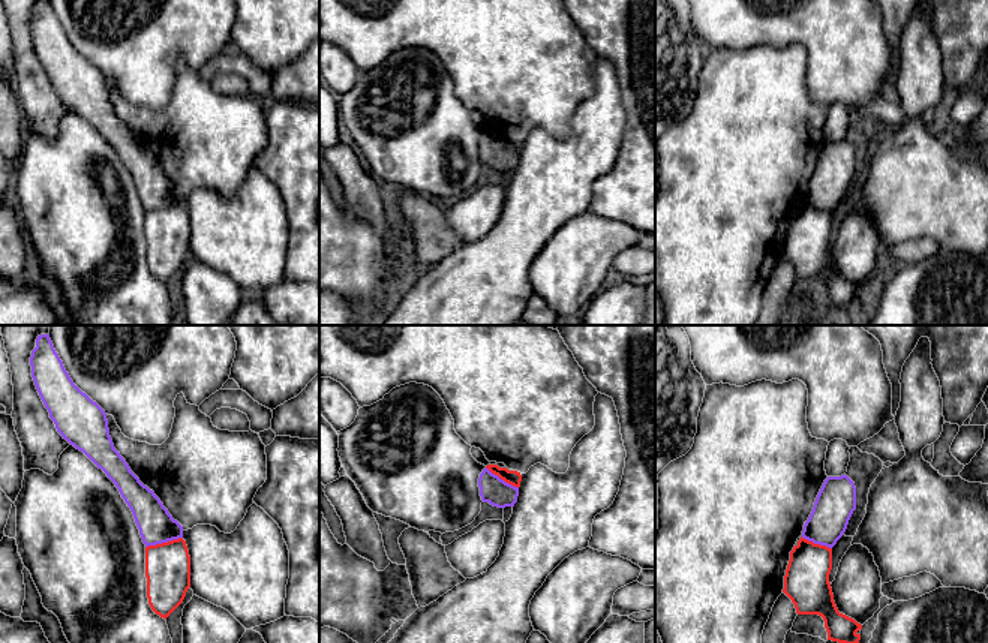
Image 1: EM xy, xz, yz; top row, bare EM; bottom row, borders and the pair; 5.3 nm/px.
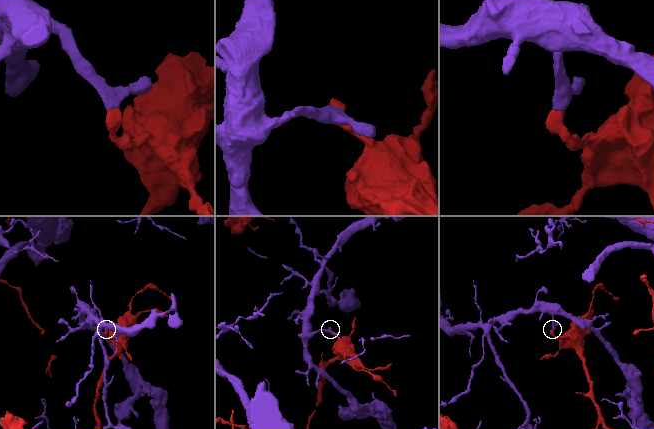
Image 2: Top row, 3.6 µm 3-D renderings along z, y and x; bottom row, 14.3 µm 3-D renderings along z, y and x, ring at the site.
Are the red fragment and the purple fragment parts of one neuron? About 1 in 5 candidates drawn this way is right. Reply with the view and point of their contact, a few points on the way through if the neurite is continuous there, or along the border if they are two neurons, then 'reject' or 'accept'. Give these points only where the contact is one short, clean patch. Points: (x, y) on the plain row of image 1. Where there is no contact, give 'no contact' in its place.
contact xy (164, 207); border xy (182, 201), (146, 212); reject

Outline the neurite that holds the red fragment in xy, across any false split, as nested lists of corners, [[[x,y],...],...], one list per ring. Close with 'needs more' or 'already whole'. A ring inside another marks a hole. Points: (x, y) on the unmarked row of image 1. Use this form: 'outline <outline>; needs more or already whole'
outline [[[183,202],[145,211],[147,262],[151,274],[166,283],[190,252],[190,220]]]; already whole

